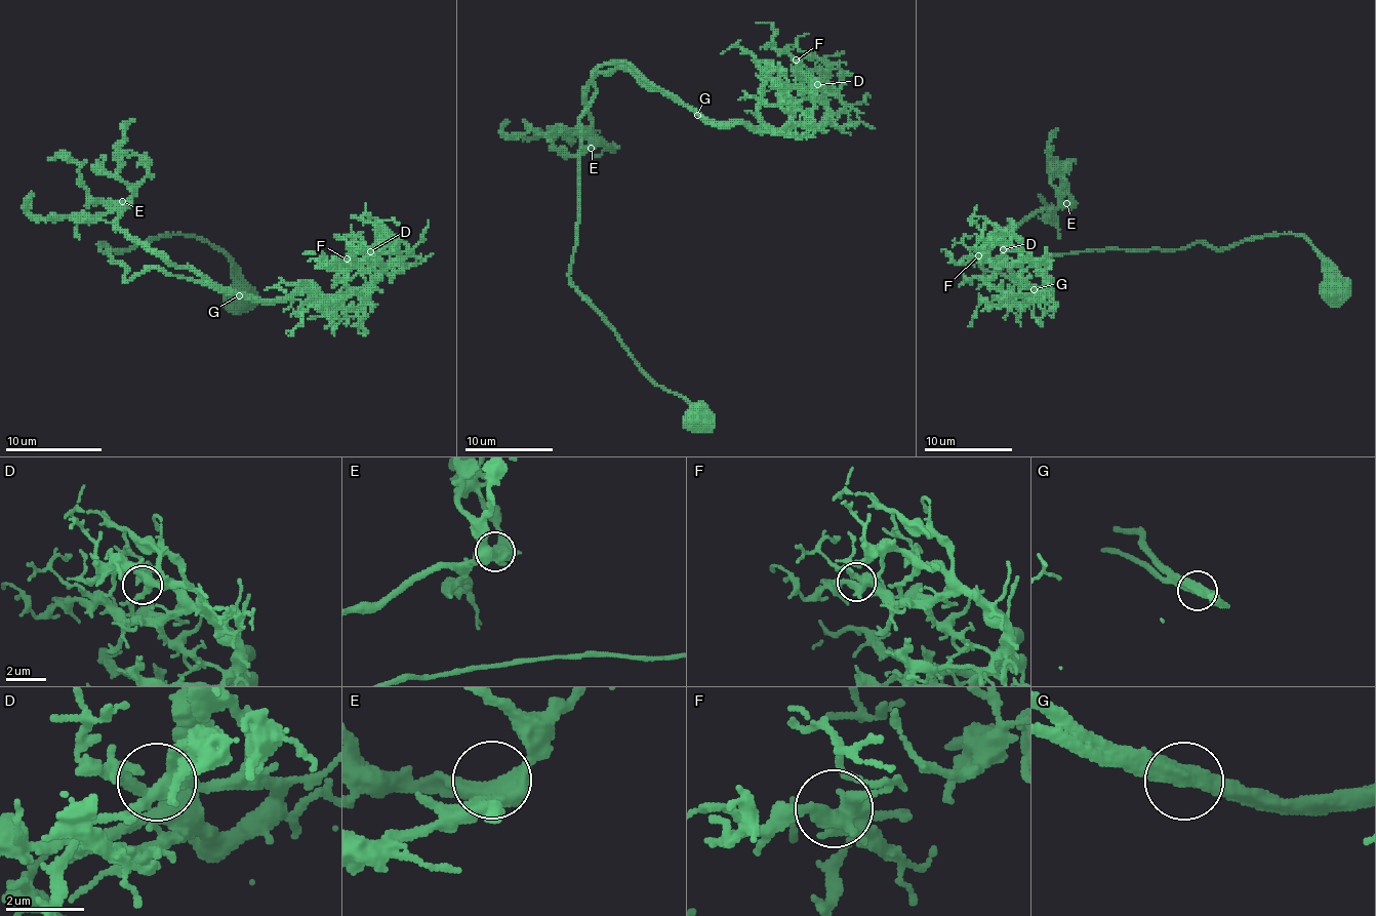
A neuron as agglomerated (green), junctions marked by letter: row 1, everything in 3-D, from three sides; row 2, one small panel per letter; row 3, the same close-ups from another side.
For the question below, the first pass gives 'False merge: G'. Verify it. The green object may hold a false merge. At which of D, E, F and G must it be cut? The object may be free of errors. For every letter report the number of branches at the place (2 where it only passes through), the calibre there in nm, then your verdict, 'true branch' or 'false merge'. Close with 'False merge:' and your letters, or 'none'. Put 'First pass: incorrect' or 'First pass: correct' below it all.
D: 3 | 360 nm | true branch
E: 2 | 440 nm | true branch
F: 3 | 360 nm | true branch
G: 2 | 420 nm | true branch
False merge: none
First pass: incorrect

